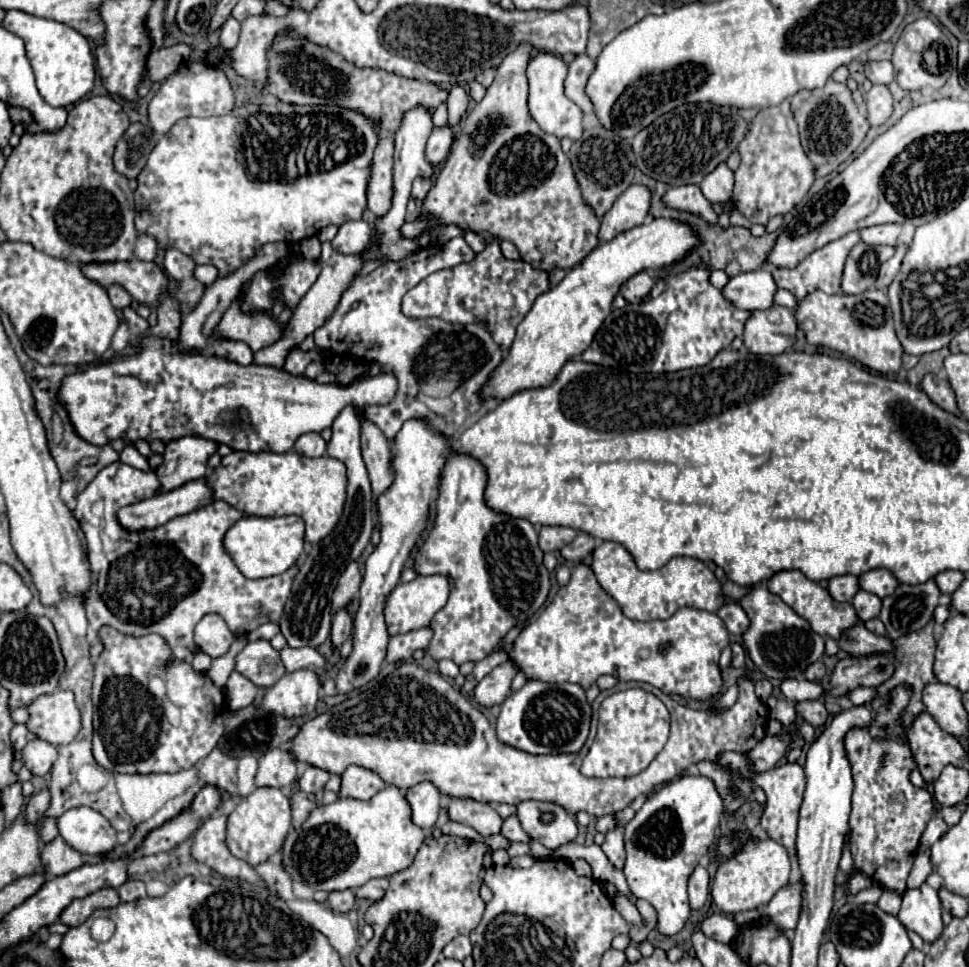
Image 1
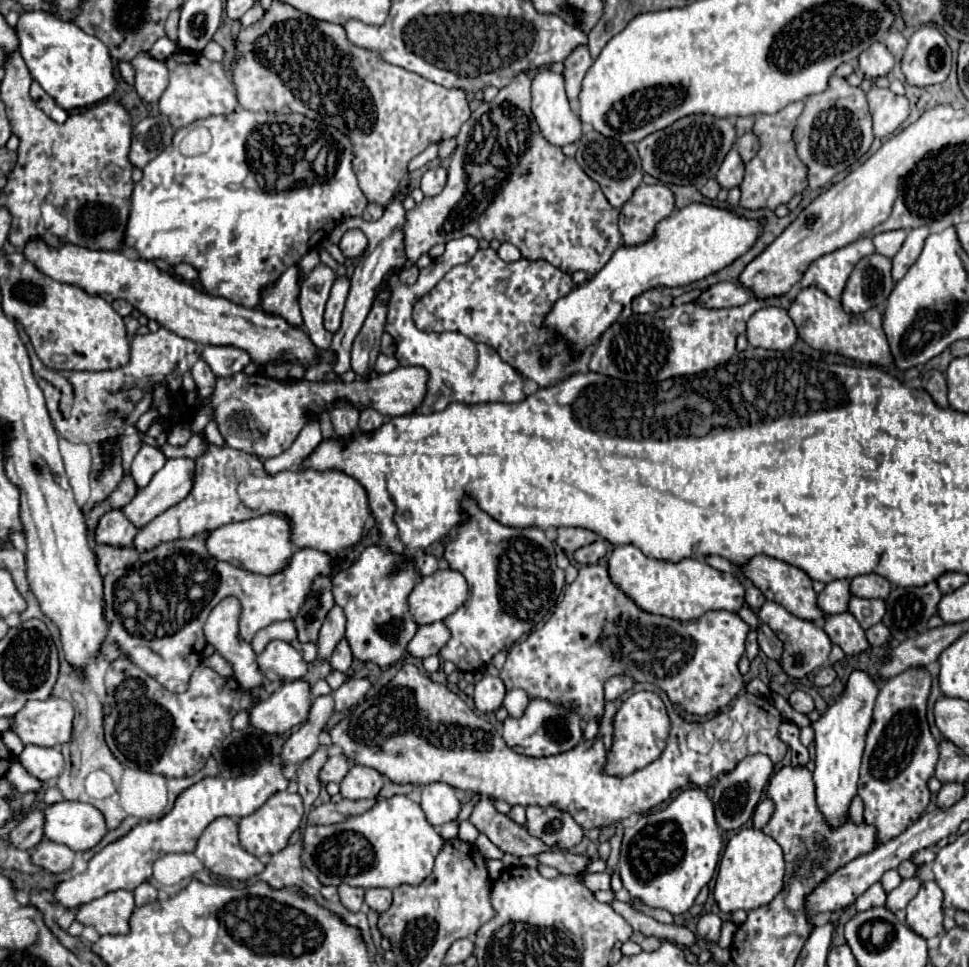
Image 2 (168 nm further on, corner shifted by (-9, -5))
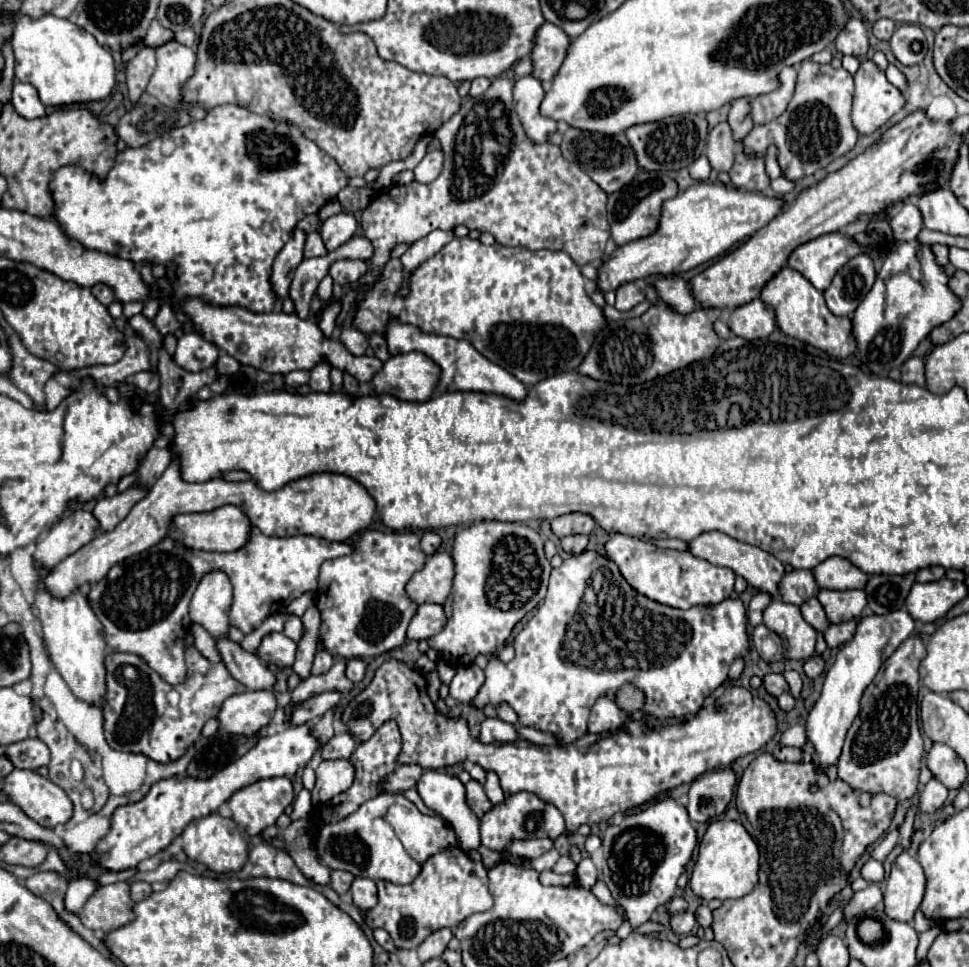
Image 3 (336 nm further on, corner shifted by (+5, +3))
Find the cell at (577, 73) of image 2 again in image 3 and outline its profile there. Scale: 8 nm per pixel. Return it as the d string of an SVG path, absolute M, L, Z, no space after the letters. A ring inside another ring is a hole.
M546 21L536 31L536 45L530 53L534 69L530 75L540 79L544 85L548 85L566 57L568 43L570 43L568 35L560 27Z

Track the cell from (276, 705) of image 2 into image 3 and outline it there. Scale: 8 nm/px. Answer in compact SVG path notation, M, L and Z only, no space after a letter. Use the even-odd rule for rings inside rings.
M246 691L228 697L216 715L220 731L232 735L254 735L274 717L278 703L274 691Z

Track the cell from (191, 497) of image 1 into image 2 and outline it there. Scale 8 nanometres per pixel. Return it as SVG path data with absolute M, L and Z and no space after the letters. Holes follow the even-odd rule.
M114 509L100 519L94 531L94 541L114 547L130 547L134 545L134 537L138 531L140 527L136 527L120 509Z

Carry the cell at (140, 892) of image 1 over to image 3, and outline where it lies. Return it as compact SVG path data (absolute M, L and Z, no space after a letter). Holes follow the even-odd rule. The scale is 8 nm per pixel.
M134 881L134 883L130 885L130 891L132 891L132 899L134 899L134 903L138 903L138 901L146 899L146 897L152 893L152 887L150 887L150 883Z

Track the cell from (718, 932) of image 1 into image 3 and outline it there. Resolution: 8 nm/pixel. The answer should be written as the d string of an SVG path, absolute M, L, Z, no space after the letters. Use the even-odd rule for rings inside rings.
M686 911L686 913L674 913L670 917L670 927L678 935L688 935L694 925L696 925L696 917L690 911Z

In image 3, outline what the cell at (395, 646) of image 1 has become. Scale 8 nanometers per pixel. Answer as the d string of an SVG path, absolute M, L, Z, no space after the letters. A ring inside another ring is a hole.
M422 603L414 619L408 627L408 639L430 639L432 635L440 633L444 629L446 613L444 607L438 603Z

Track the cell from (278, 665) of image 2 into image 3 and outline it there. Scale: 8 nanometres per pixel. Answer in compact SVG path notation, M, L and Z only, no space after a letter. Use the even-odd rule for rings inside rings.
M272 633L260 643L256 655L266 663L274 663L276 667L292 667L296 657L296 643L284 633Z

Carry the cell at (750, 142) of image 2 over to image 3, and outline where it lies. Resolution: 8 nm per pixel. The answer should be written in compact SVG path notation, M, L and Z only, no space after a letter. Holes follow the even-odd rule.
M740 97L740 99L732 101L730 113L728 113L728 123L732 127L736 143L740 143L752 131L754 121L750 117L750 99L748 97Z

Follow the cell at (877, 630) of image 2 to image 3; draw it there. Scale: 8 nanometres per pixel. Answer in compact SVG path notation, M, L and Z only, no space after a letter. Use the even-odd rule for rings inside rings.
M856 619L854 621L846 621L846 623L840 623L840 625L830 625L826 631L824 631L824 639L826 639L826 645L828 647L840 647L844 645L846 641L852 639L854 631L856 631Z

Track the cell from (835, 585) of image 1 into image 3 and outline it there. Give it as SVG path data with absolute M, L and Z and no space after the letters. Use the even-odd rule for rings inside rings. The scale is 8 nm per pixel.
M794 569L790 573L784 573L784 577L778 585L778 591L780 591L780 601L802 605L806 599L816 595L818 585L812 577L812 571L806 571L806 569L796 571Z

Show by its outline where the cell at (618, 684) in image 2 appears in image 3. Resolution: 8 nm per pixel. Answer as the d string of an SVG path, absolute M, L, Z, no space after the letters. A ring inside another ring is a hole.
M600 697L592 707L592 713L588 719L588 731L596 735L604 735L624 727L626 721L628 721L628 713L624 709L620 709L612 699Z

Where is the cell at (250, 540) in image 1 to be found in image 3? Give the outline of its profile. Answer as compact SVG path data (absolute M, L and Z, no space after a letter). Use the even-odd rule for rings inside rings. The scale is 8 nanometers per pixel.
M222 505L218 509L212 509L208 513L184 513L176 515L170 523L170 533L174 541L184 543L190 549L202 549L202 551L236 551L240 549L248 537L250 537L250 519L234 505Z

